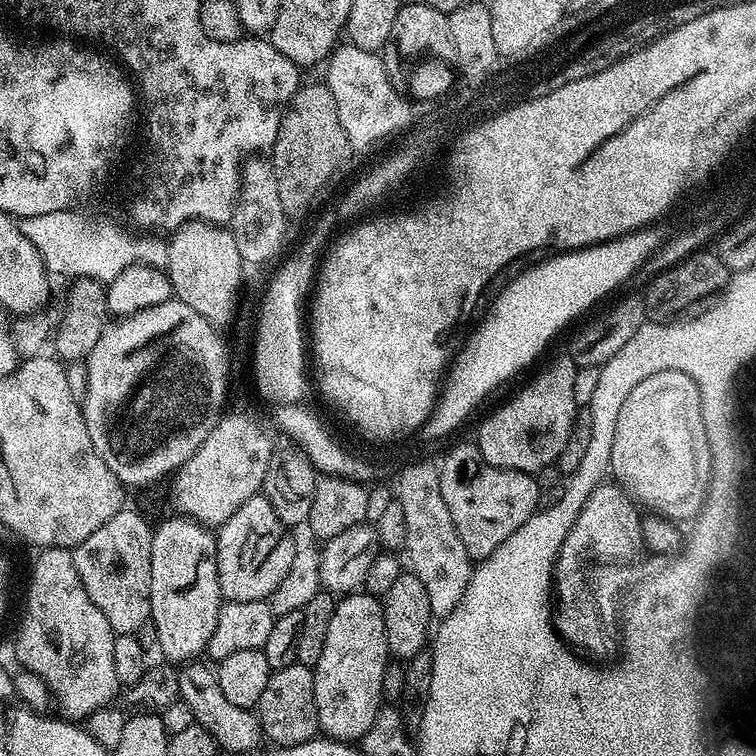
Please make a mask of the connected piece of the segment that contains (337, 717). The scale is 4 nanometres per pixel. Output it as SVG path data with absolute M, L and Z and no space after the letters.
M348 594L337 599L322 654L312 668L314 706L318 706L320 732L325 737L345 742L364 737L382 706L382 678L389 663L381 601L367 594Z

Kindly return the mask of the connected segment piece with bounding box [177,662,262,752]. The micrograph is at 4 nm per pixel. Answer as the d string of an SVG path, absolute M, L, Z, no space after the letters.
M200 662L185 663L177 671L179 699L184 700L186 706L190 706L190 710L194 710L196 723L201 724L206 730L210 730L210 734L223 751L225 748L228 752L248 752L251 748L262 744L257 713L242 706L233 706L226 699L226 694L222 694L222 686L218 686L216 668L207 663L204 663L205 665L196 663Z

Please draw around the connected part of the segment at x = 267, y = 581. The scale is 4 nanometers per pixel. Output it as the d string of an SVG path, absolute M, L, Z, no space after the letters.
M262 494L250 497L218 528L216 569L221 597L234 602L268 600L278 582L286 578L286 570L290 570L290 562L294 562L295 549L289 525L283 524L278 514L274 514L274 506L270 506L268 499Z

